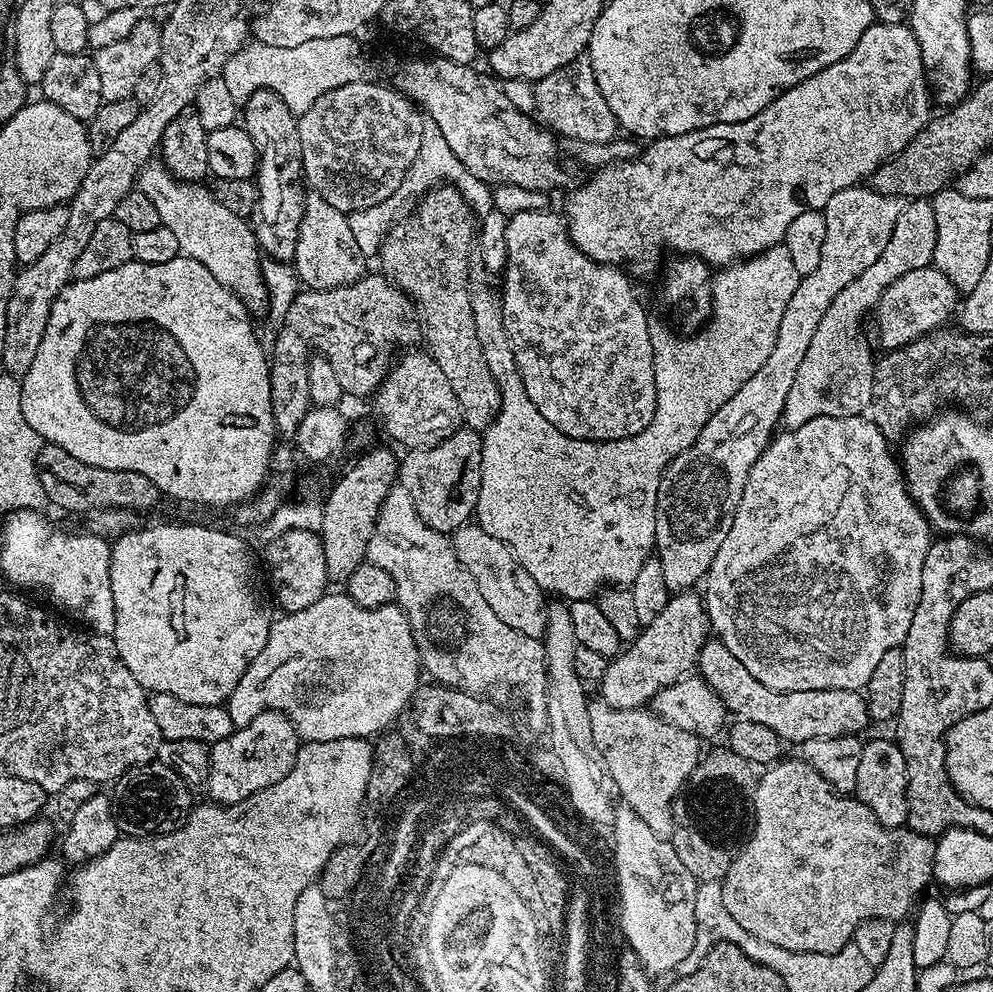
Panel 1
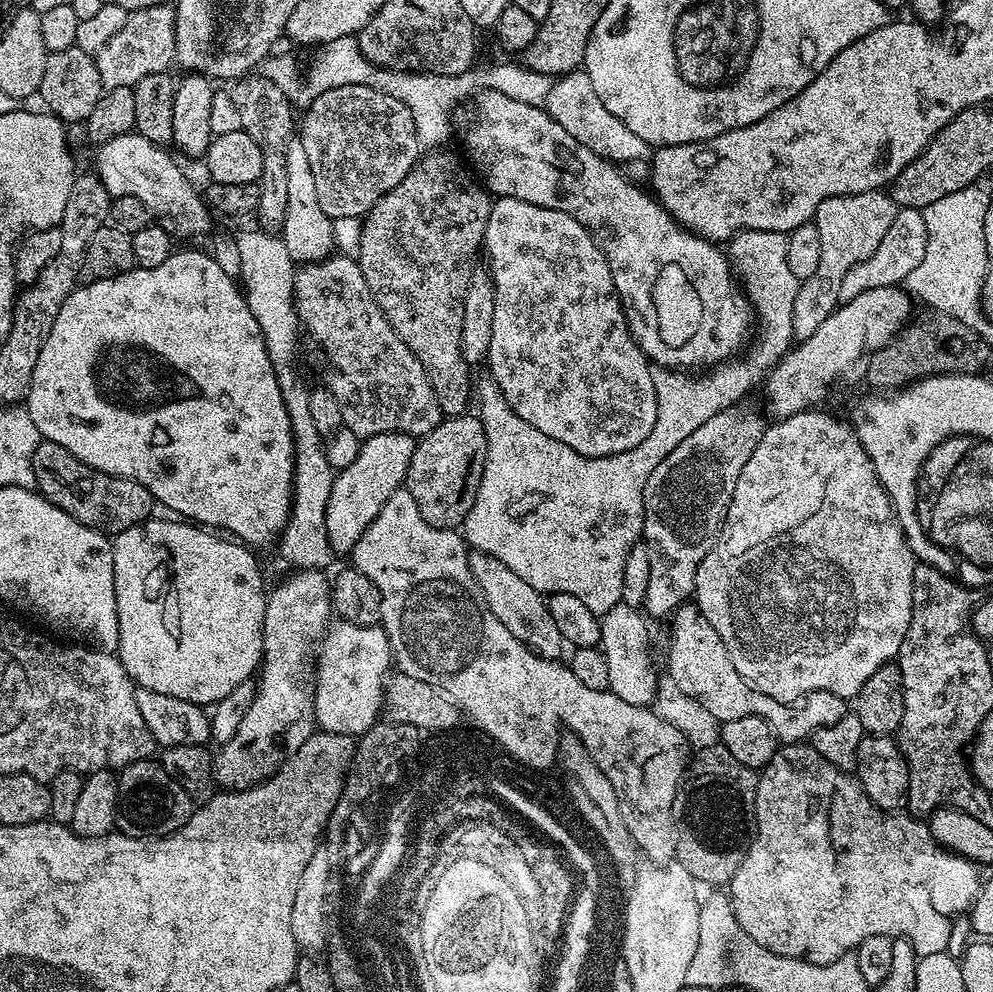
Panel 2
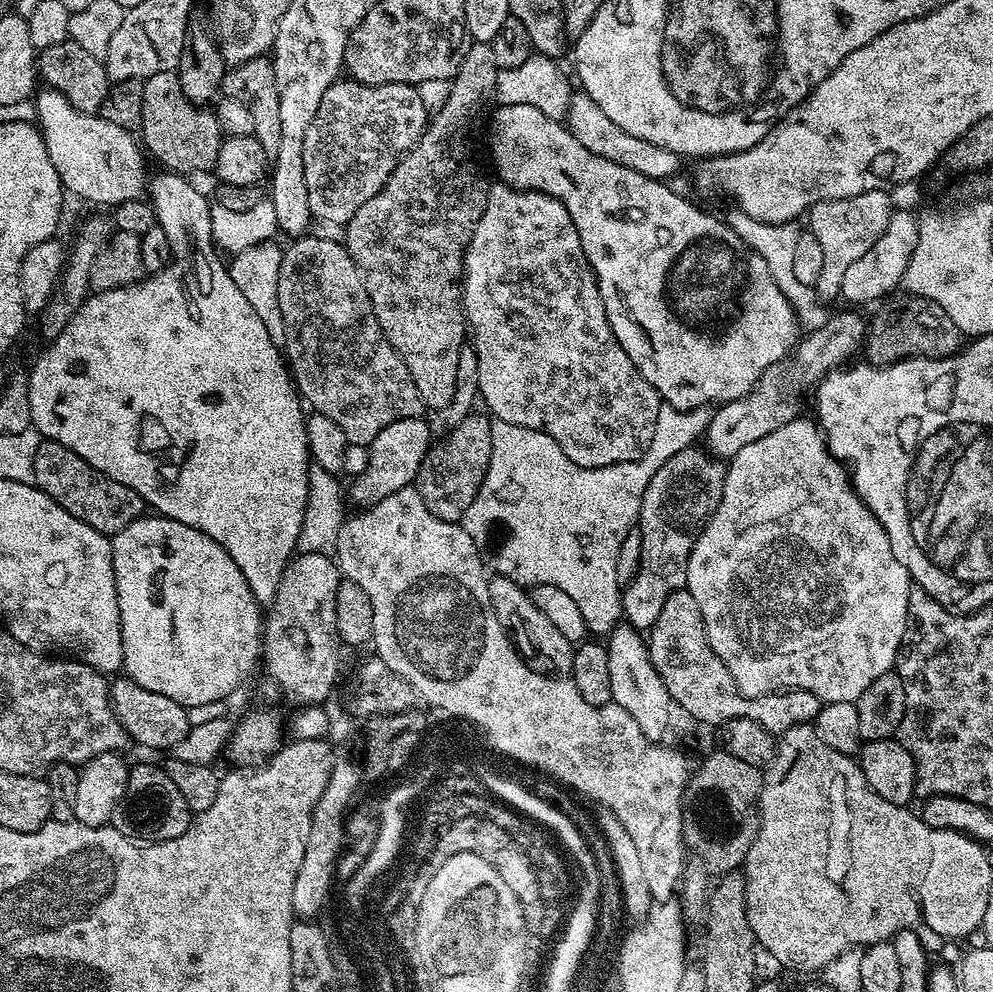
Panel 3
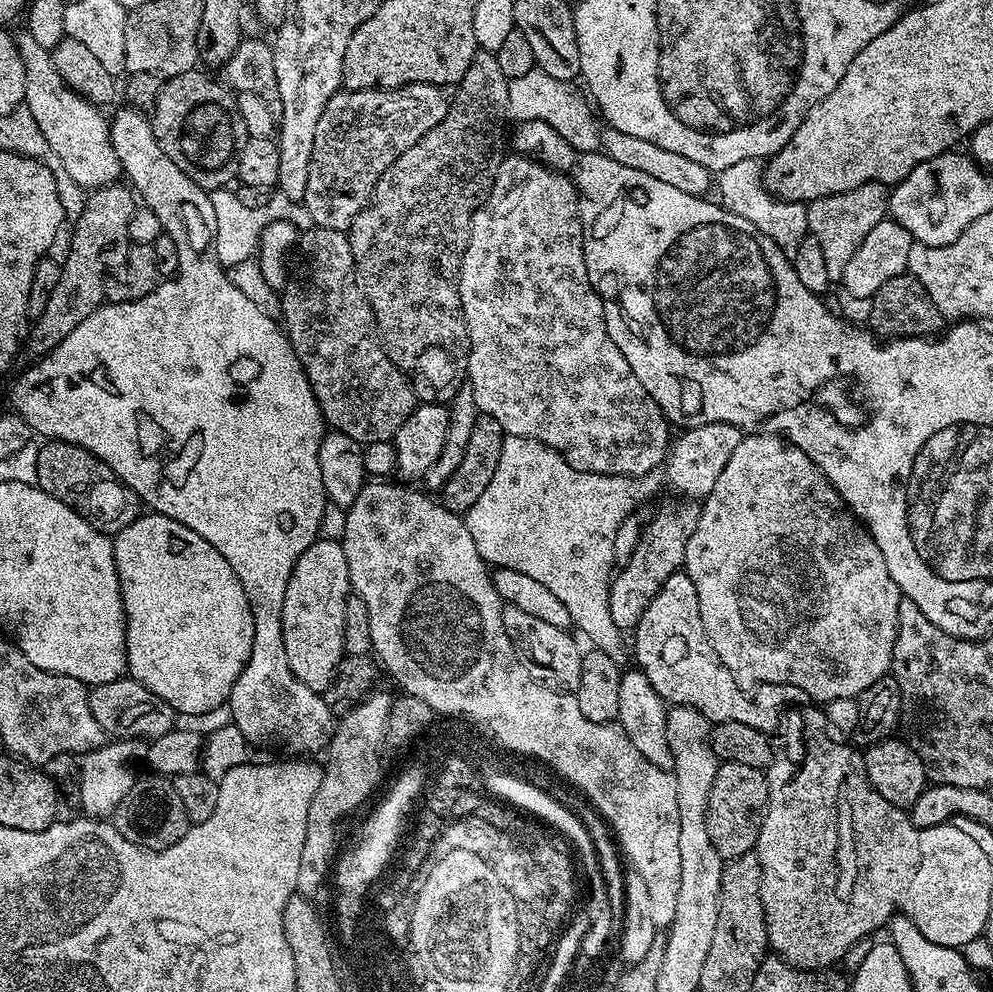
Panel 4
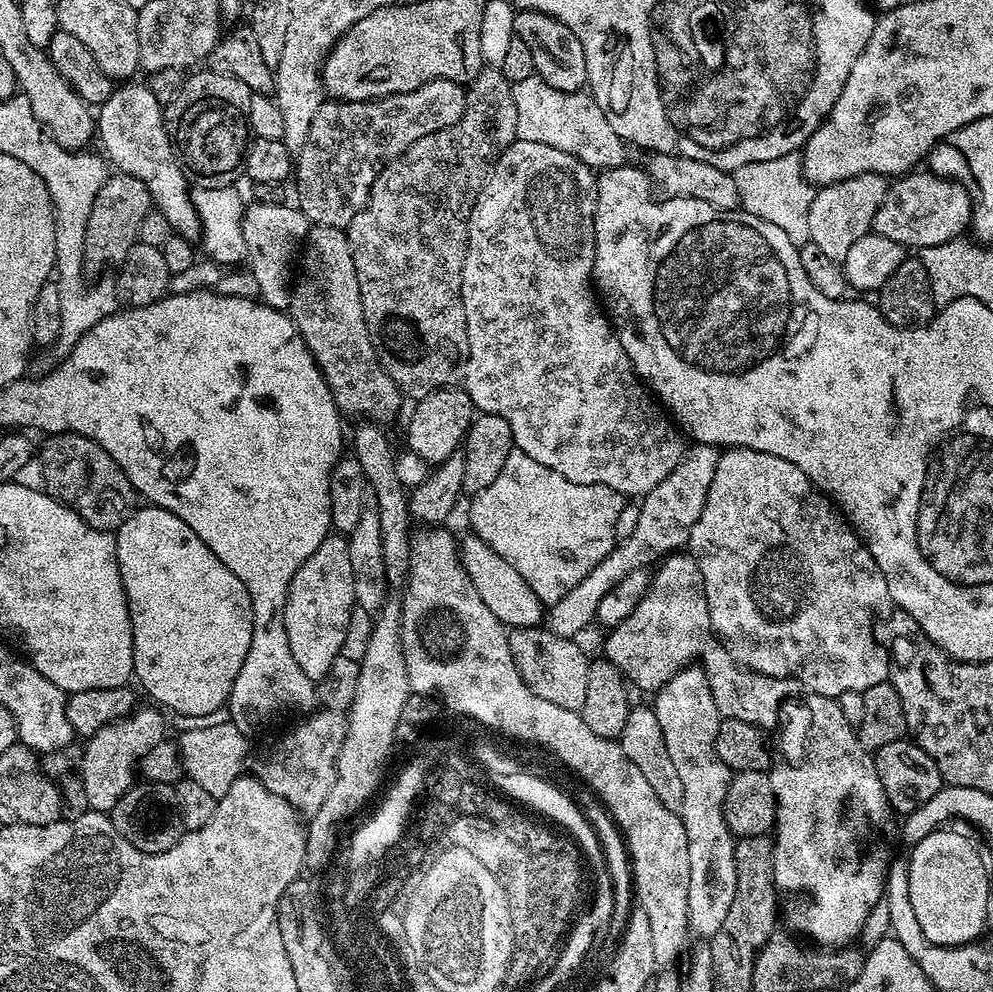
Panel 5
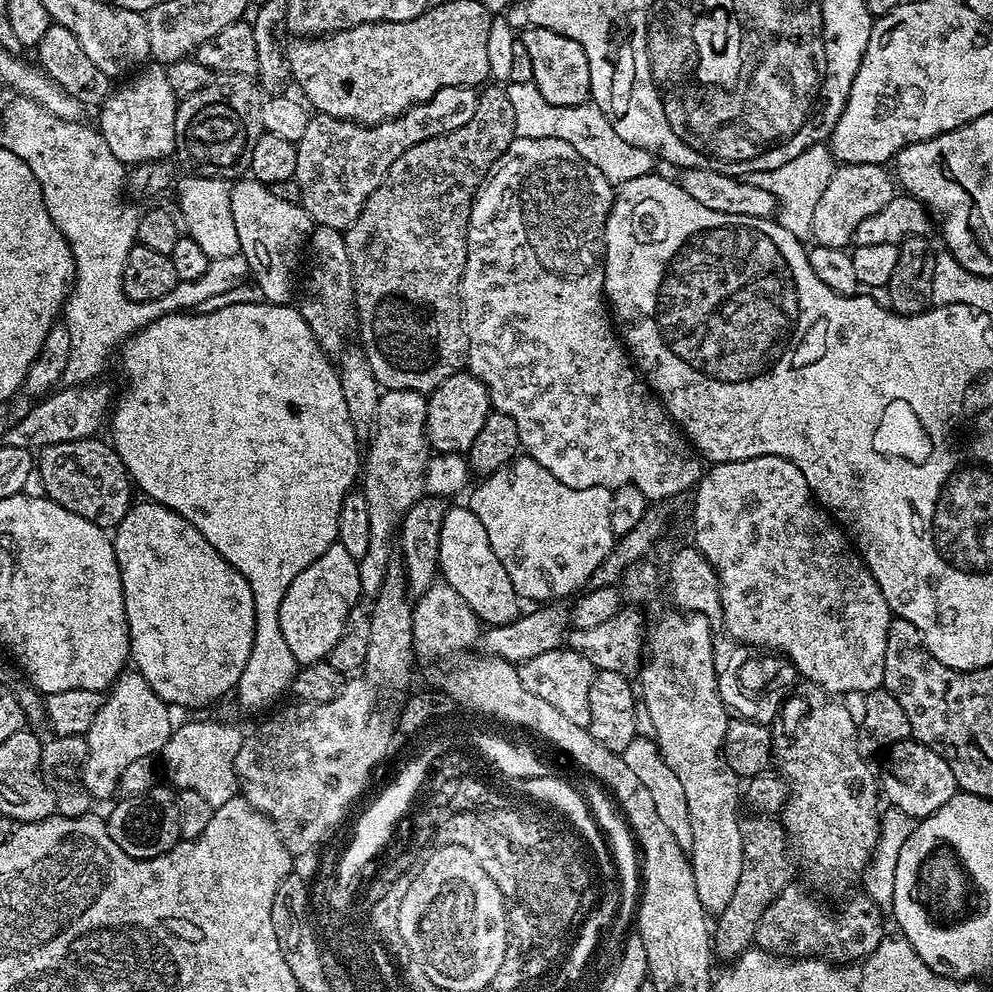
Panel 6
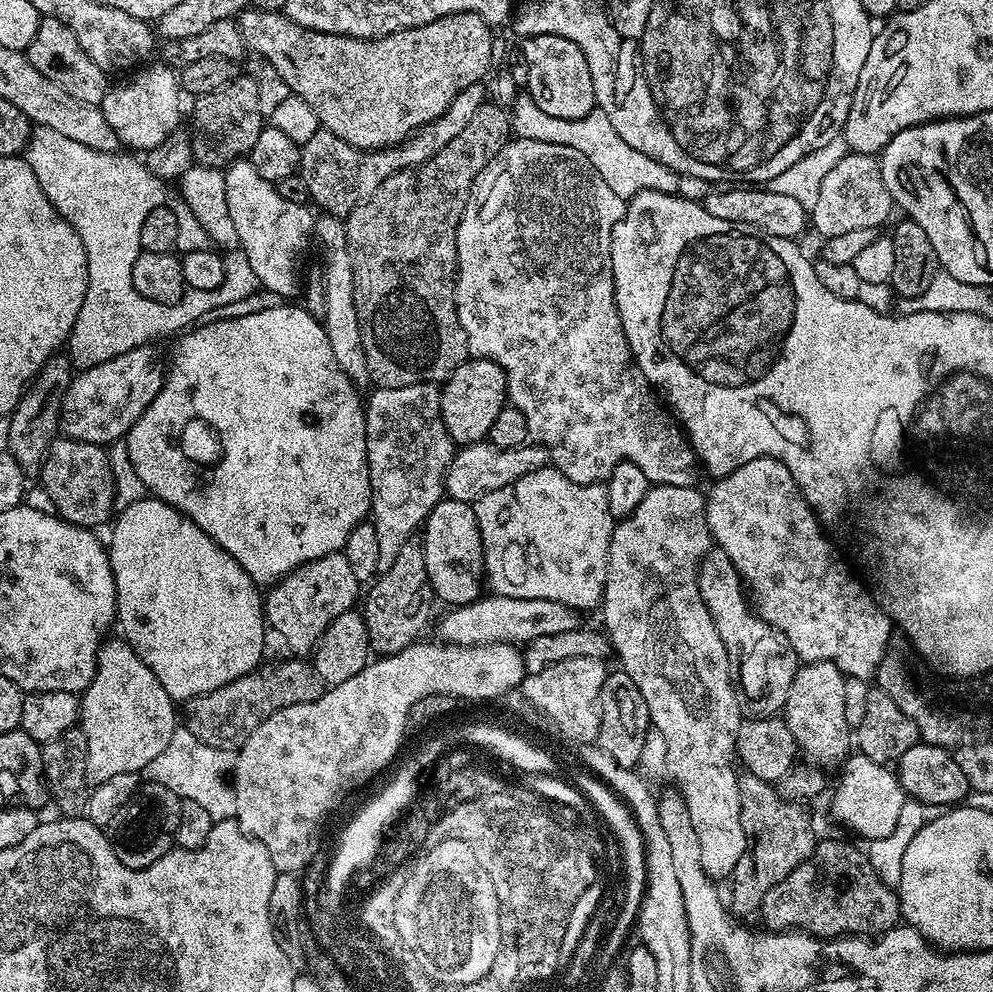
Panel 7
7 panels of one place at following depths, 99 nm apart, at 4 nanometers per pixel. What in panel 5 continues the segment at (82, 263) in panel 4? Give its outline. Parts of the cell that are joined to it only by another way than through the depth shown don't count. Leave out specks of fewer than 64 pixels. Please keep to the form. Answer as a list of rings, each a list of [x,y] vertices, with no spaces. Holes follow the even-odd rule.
[[[125,172],[109,175],[102,190],[98,190],[98,198],[94,198],[94,206],[86,224],[85,261],[96,268],[104,268],[107,264],[123,264],[130,250],[140,239],[142,218],[146,218],[146,214],[153,211],[153,208],[152,195],[146,182]]]

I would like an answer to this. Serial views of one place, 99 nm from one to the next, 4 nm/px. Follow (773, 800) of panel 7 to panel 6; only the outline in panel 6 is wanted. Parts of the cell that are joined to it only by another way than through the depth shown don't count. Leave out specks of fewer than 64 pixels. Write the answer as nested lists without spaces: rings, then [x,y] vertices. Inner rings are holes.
[[[748,814],[741,819],[740,829],[742,830],[742,874],[738,877],[738,886],[734,890],[734,895],[730,897],[730,902],[726,910],[722,910],[714,920],[714,952],[720,956],[724,962],[731,962],[742,953],[753,947],[756,939],[756,923],[762,918],[766,906],[774,902],[774,898],[793,879],[792,860],[788,857],[790,853],[790,841],[788,834],[784,830],[783,823],[779,819],[771,816],[759,814]]]

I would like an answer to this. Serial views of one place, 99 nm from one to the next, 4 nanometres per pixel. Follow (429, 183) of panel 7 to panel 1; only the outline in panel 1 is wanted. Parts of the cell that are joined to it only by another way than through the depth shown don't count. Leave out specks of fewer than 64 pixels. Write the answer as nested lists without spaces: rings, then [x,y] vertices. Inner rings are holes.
[[[433,190],[425,193],[405,220],[396,222],[384,236],[378,251],[379,271],[385,274],[414,302],[418,320],[422,325],[422,344],[429,356],[438,362],[442,374],[446,374],[454,398],[458,398],[460,415],[467,427],[483,430],[492,423],[498,407],[496,380],[482,358],[482,346],[478,346],[478,330],[474,330],[473,293],[468,292],[468,239],[474,236],[474,213],[455,190]]]

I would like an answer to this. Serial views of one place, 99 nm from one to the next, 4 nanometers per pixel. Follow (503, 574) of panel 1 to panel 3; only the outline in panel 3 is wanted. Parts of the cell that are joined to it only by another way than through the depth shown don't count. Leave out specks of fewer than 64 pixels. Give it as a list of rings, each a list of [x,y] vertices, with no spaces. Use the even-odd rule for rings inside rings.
[[[493,575],[488,581],[490,602],[494,606],[494,614],[505,632],[512,638],[520,657],[526,661],[535,672],[545,674],[568,674],[572,671],[574,662],[574,645],[550,623],[550,618],[534,606],[529,589],[515,584],[510,578]]]

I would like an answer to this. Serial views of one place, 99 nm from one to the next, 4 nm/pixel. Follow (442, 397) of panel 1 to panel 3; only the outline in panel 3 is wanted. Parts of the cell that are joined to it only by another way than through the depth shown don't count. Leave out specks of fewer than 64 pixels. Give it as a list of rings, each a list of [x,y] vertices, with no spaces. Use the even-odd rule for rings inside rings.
[[[305,234],[284,248],[282,267],[278,270],[278,310],[282,310],[284,342],[282,351],[291,371],[296,391],[315,411],[326,414],[342,426],[349,444],[371,444],[372,439],[390,422],[402,418],[423,417],[426,409],[406,370],[406,362],[390,346],[378,326],[376,315],[366,294],[366,282],[347,247],[338,241],[327,241]]]

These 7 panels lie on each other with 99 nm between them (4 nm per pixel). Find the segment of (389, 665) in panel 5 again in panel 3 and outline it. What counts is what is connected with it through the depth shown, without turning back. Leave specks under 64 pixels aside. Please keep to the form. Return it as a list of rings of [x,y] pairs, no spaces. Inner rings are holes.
[[[340,761],[332,776],[332,783],[322,790],[318,806],[314,806],[310,818],[310,838],[306,838],[306,854],[302,854],[302,866],[298,866],[298,878],[294,878],[294,902],[292,911],[300,918],[316,918],[324,908],[332,892],[332,879],[336,876],[336,859],[344,848],[346,833],[340,829],[340,811],[351,796],[356,784],[356,770],[349,763]]]

